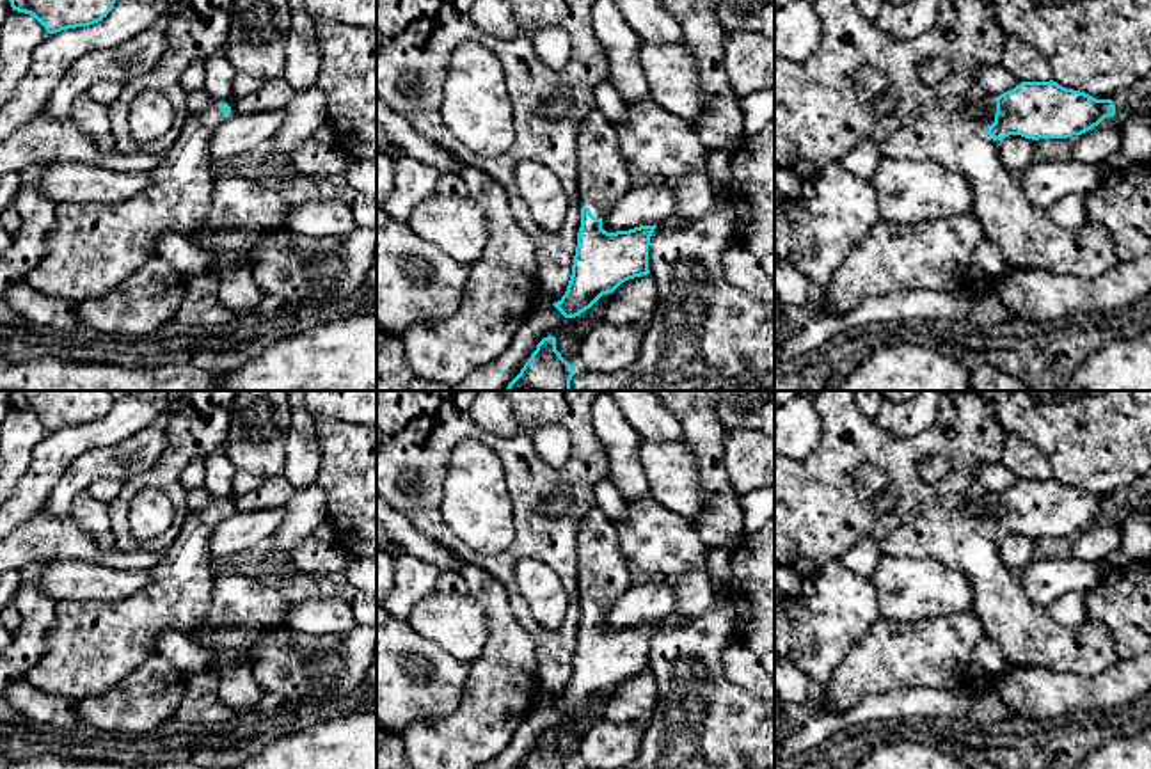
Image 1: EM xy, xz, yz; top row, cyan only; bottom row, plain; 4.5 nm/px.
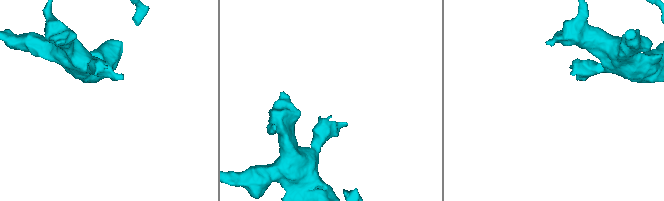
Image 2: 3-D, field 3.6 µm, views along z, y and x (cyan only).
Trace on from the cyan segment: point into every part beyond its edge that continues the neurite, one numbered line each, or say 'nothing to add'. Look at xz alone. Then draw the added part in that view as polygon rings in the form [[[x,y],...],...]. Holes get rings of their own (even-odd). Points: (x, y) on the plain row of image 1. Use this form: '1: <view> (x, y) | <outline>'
1: xz (603, 574) | [[[599,508],[588,511],[577,531],[577,588],[581,606],[604,616],[632,588],[632,570],[620,552],[615,522]]]

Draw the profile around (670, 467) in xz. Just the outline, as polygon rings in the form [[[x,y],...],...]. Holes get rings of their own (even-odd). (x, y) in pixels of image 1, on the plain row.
[[[643,439],[639,464],[652,495],[659,503],[687,519],[703,511],[703,488],[696,460],[684,440],[655,442]]]

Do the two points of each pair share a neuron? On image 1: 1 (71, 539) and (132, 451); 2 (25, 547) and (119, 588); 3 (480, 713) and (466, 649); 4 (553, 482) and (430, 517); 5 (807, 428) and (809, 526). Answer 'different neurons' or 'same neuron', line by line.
1: different neurons
2: different neurons
3: different neurons
4: same neuron
5: different neurons

